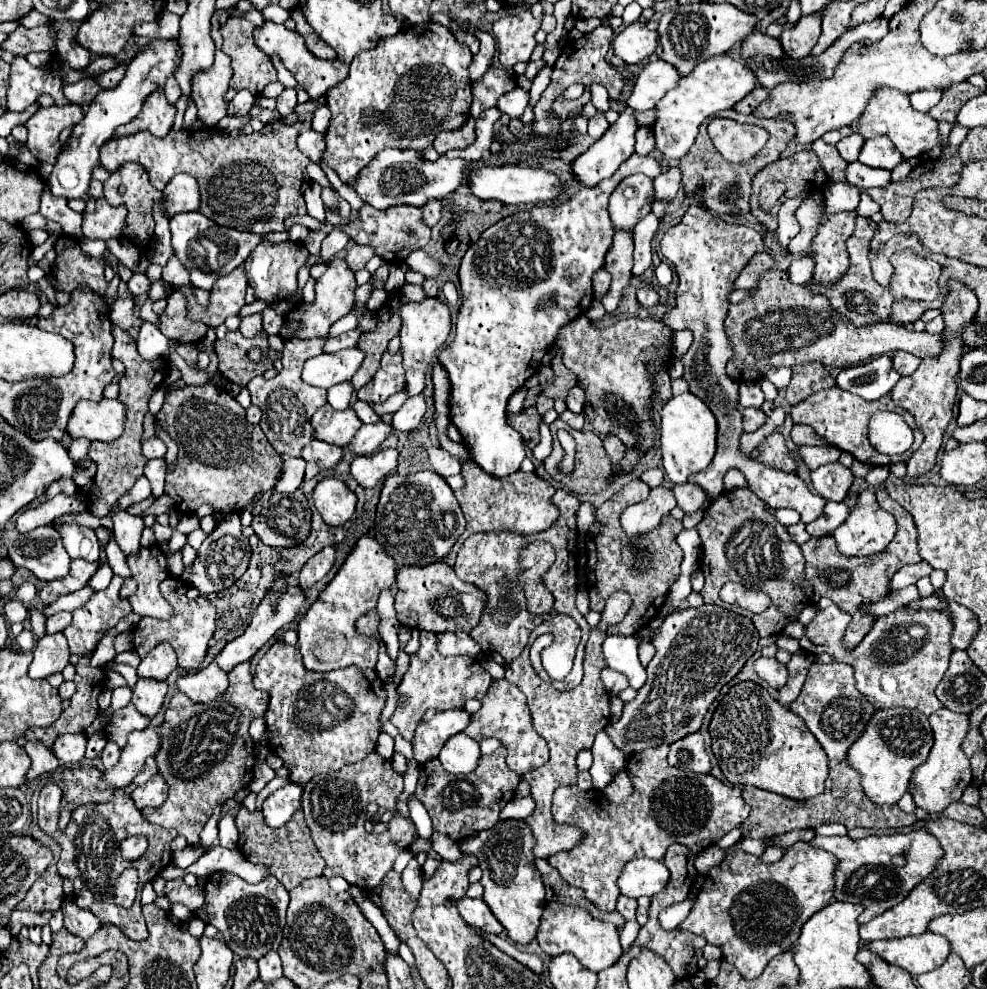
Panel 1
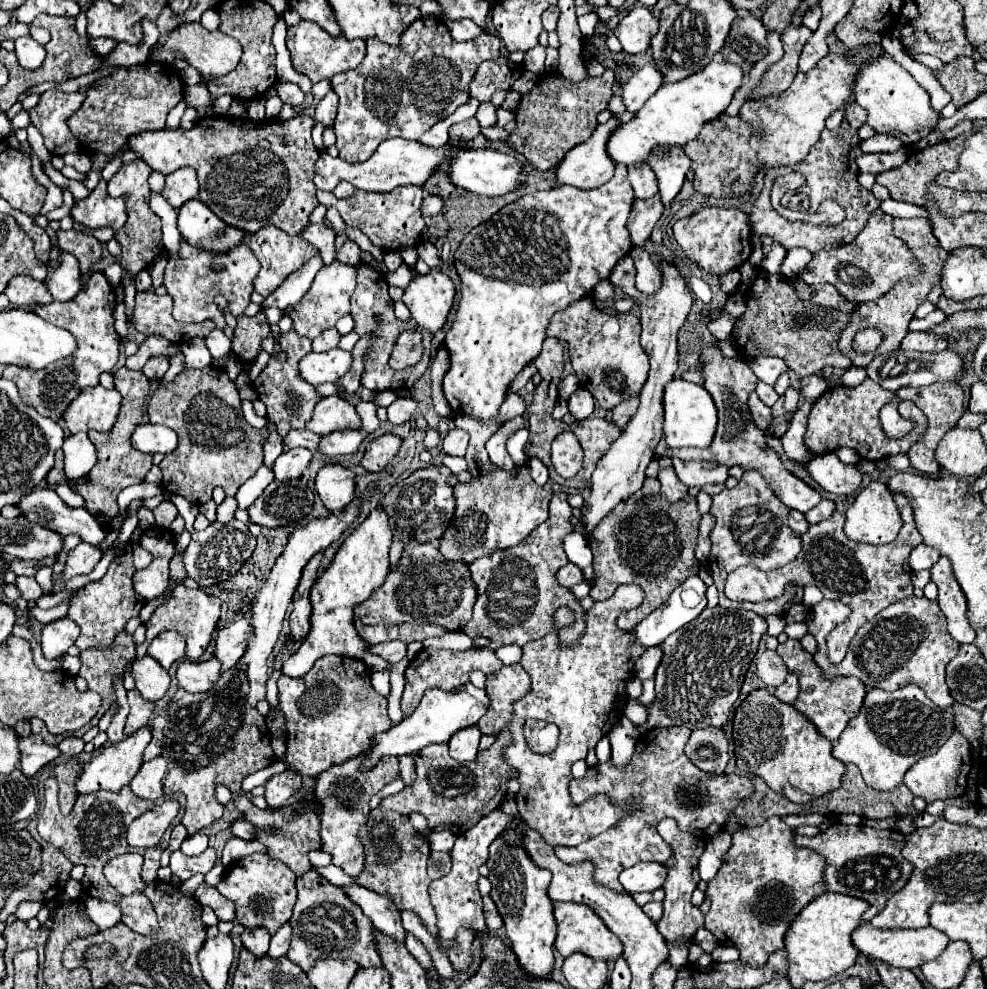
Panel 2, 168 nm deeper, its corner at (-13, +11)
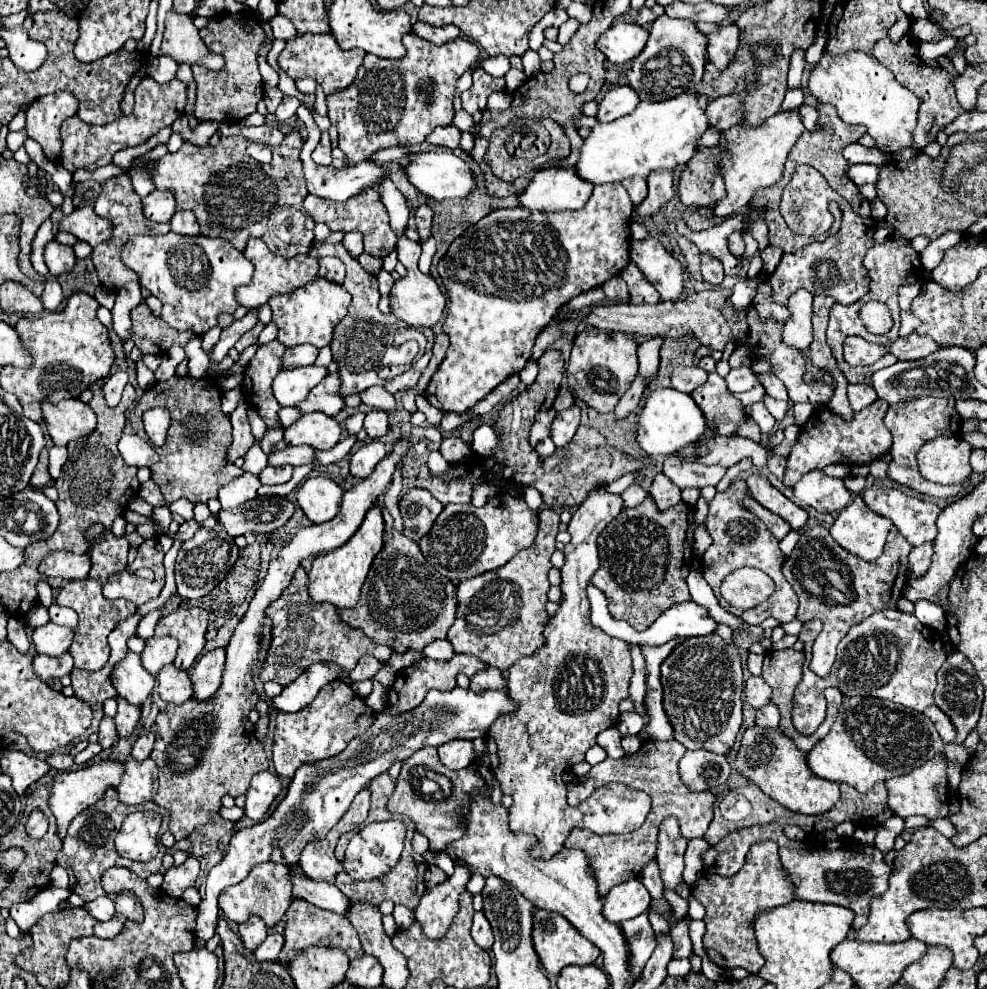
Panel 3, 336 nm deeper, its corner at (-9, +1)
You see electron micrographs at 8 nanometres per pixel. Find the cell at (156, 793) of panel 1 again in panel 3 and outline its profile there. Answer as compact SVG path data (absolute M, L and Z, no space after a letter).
M128 757L124 761L122 781L116 787L118 799L124 805L144 805L152 801L158 785L156 779L158 779L158 769L154 767L152 759L136 761L134 757Z

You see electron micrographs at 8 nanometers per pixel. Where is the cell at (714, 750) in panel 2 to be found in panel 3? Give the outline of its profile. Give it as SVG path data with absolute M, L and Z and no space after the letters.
M686 751L680 759L680 777L690 791L708 791L726 783L730 765L726 757L710 751Z

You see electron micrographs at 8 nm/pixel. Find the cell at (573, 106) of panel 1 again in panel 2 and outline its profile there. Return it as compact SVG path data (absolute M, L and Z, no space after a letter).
M606 69L602 77L584 79L580 83L566 81L562 75L538 77L538 83L530 93L526 93L516 109L518 127L512 131L508 139L510 145L538 170L546 171L556 167L562 157L574 149L576 145L588 141L588 137L598 127L598 113L608 109L608 101L612 99L612 85L614 85L614 71Z

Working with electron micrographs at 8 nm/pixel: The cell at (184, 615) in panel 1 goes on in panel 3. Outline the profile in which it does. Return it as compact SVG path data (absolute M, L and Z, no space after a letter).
M178 607L174 613L162 617L154 635L176 637L180 647L174 659L174 667L186 671L194 665L196 657L204 649L204 633L208 625L208 613L200 607Z

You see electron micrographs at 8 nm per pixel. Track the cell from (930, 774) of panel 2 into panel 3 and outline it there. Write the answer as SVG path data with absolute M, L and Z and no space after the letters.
M936 755L934 761L924 763L922 767L912 769L906 775L892 777L886 781L888 789L888 807L898 817L924 815L928 819L948 815L948 783L946 783L946 757Z

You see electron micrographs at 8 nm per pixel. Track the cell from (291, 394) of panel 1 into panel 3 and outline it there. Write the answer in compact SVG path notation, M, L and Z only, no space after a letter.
M270 341L266 345L260 345L256 355L250 359L244 381L242 381L242 395L258 409L260 417L268 427L280 427L278 421L278 403L274 403L274 395L270 391L270 383L276 373L280 373L278 359L282 357L282 343Z

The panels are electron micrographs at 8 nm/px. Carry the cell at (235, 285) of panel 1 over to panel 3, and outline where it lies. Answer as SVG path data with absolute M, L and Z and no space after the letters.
M138 235L126 241L122 263L140 277L140 285L162 301L162 319L180 331L204 335L218 325L220 313L234 313L234 291L250 283L254 265L230 241L202 235Z

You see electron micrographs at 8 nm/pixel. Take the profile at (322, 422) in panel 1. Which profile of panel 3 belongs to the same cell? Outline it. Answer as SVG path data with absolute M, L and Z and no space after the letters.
M310 413L296 419L286 431L284 441L288 445L308 445L314 449L332 449L342 433L342 425L328 415Z

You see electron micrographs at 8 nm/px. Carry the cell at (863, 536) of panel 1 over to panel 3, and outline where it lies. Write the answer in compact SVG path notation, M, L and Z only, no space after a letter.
M856 495L852 503L836 517L834 525L830 527L830 535L848 553L864 561L874 561L882 555L890 529L890 519L868 511L868 507L862 503L862 497Z

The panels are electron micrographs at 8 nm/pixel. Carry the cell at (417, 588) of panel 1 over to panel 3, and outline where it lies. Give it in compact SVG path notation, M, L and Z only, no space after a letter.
M394 473L392 485L384 493L384 505L392 515L392 531L384 533L384 547L374 557L370 573L362 585L362 595L356 607L340 611L338 617L350 625L362 629L374 643L388 645L396 653L406 653L410 649L422 651L434 639L444 639L450 623L454 623L456 587L442 577L434 567L430 567L420 551L420 547L402 535L402 519L398 511L398 499L402 491L402 475Z

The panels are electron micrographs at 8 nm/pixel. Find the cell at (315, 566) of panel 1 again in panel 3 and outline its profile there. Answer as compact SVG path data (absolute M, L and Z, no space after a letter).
M298 567L292 575L290 585L282 591L282 595L272 601L266 609L266 617L272 619L272 643L266 655L266 661L260 669L260 681L276 681L282 687L290 685L306 667L314 663L336 663L342 667L342 673L338 675L340 681L346 685L352 685L348 673L356 667L358 659L362 655L372 655L380 663L386 663L392 655L390 647L376 645L372 639L368 639L360 629L346 627L336 615L336 608L328 603L316 603L308 595L308 575L304 567Z

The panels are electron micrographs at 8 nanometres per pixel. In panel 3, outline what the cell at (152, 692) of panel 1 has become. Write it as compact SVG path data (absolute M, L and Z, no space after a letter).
M128 653L122 661L114 665L110 675L114 689L122 699L132 705L142 705L154 689L154 677L140 665L140 655Z

